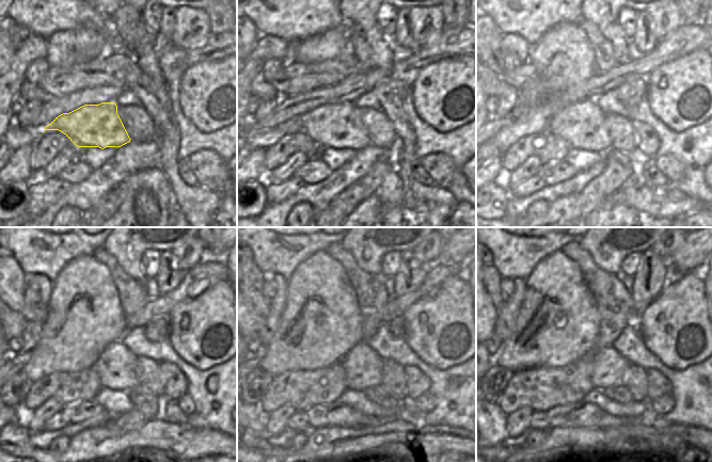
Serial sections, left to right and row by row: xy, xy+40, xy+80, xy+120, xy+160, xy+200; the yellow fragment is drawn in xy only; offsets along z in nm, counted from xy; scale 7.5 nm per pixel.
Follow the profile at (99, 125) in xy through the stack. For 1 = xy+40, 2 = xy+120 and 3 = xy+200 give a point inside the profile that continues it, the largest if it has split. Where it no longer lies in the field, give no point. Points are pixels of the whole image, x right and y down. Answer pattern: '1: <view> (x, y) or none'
1: xy+40 (338, 125)
2: xy+120 (116, 367)
3: xy+200 (610, 367)

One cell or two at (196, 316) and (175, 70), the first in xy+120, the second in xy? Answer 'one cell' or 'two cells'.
two cells

